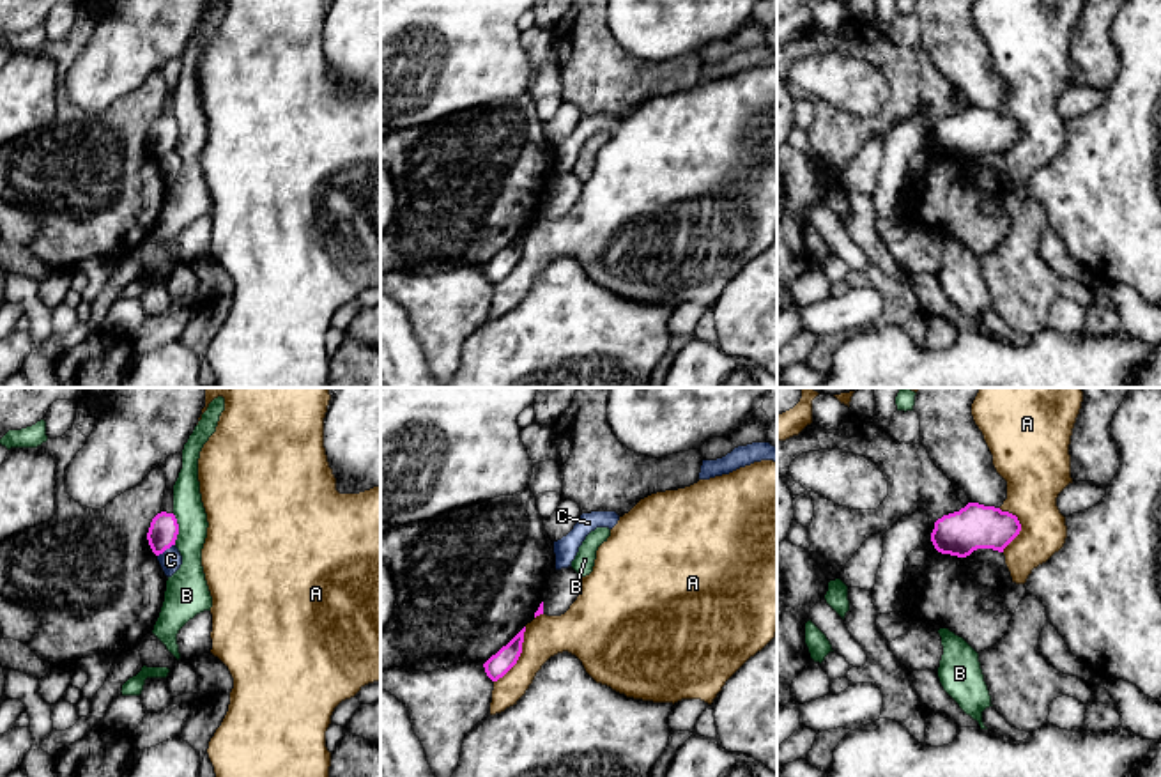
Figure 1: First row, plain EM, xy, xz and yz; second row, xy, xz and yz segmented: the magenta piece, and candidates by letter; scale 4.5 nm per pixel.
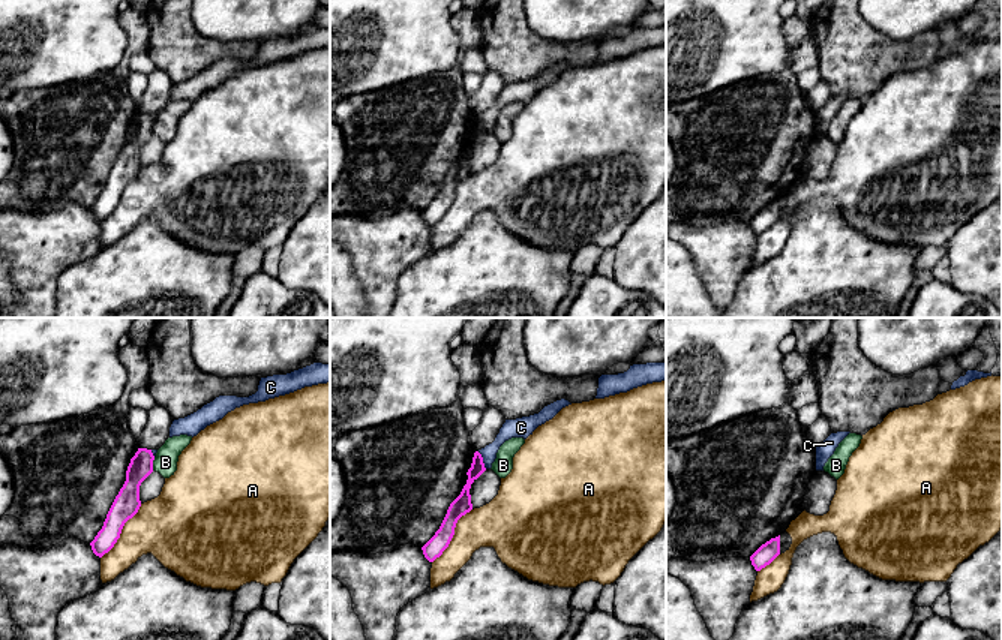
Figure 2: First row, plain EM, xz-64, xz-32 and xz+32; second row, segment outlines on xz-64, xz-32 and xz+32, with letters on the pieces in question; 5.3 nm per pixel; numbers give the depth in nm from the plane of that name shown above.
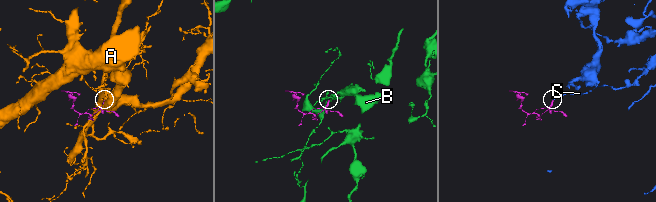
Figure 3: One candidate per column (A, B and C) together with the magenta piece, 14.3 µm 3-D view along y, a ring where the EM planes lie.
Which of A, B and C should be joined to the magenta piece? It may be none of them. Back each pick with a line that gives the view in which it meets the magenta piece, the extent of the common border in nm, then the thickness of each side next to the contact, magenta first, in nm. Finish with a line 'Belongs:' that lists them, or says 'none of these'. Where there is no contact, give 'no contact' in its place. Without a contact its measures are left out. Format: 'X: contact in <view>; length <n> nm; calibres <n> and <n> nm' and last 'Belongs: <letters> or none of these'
Belongs: none of these

